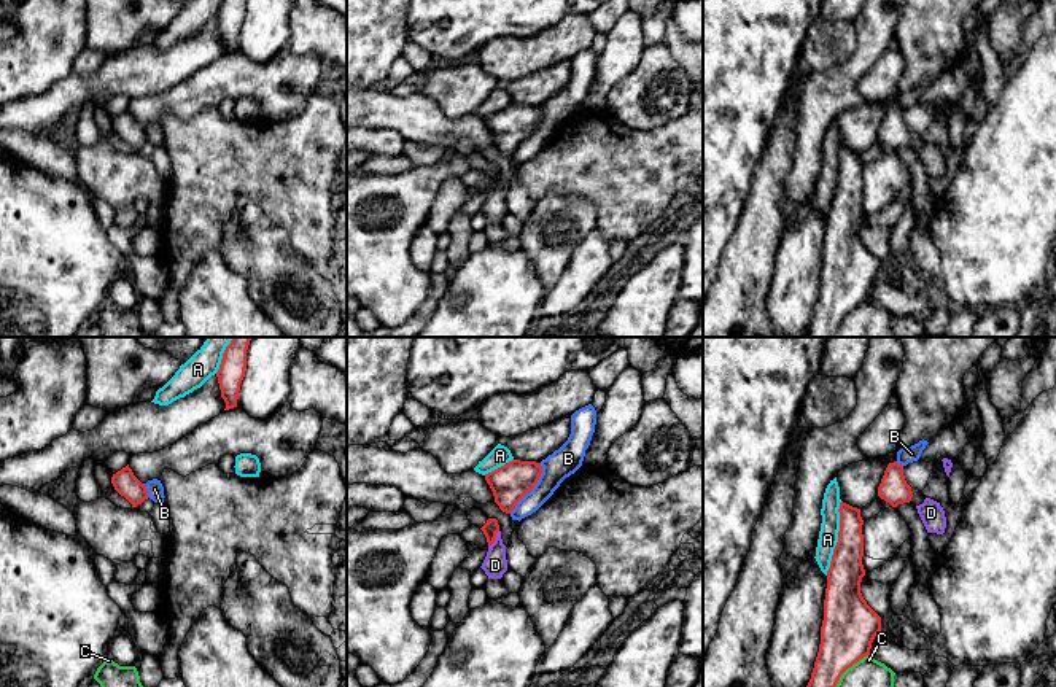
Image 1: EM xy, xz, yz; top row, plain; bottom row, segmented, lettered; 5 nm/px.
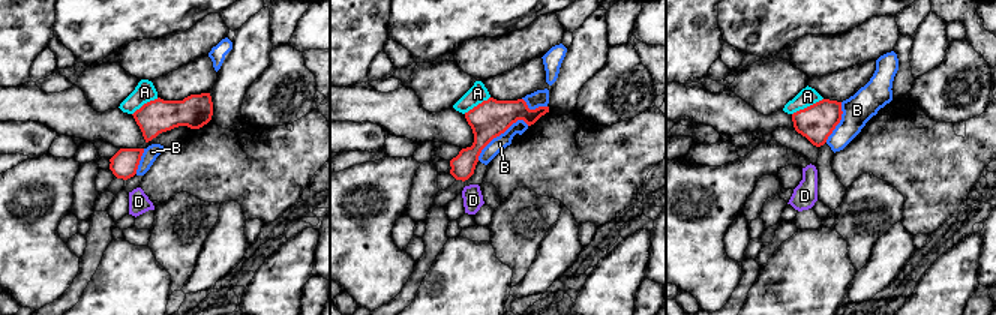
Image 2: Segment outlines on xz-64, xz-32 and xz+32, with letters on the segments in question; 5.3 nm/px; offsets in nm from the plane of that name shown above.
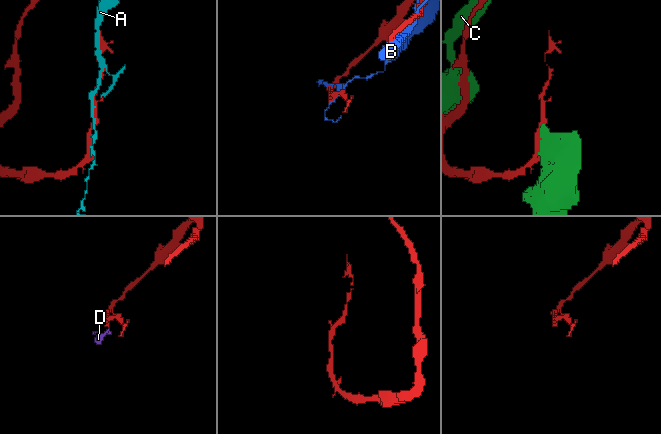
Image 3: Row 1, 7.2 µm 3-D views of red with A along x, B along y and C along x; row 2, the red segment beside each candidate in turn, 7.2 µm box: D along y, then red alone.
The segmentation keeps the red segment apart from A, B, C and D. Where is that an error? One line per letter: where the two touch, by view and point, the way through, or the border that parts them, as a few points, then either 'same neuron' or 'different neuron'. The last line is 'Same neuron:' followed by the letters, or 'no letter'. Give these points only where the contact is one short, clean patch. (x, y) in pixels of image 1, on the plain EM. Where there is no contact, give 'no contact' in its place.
A: contact yz (838, 182); different neuron
B: contact xz (531, 132); different neuron
C: contact yz (846, 312); different neuron
D: contact xz (495, 182); border xz (498, 174), (489, 190); different neuron
Same neuron: no letter

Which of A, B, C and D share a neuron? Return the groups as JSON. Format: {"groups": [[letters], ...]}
{"groups": [["A"], ["B"], ["C"], ["D"]]}

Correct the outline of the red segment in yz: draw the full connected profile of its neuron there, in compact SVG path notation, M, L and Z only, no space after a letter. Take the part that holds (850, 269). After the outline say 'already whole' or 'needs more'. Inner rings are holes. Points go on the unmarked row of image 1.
M840 146L840 175L827 215L821 288L803 337L833 337L841 318L870 299L881 261L860 237L864 178L860 153Z; already whole

